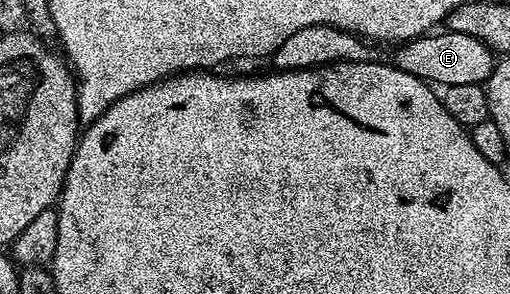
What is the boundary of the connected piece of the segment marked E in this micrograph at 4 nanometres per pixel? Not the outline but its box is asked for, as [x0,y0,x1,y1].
[399,30,494,88]

